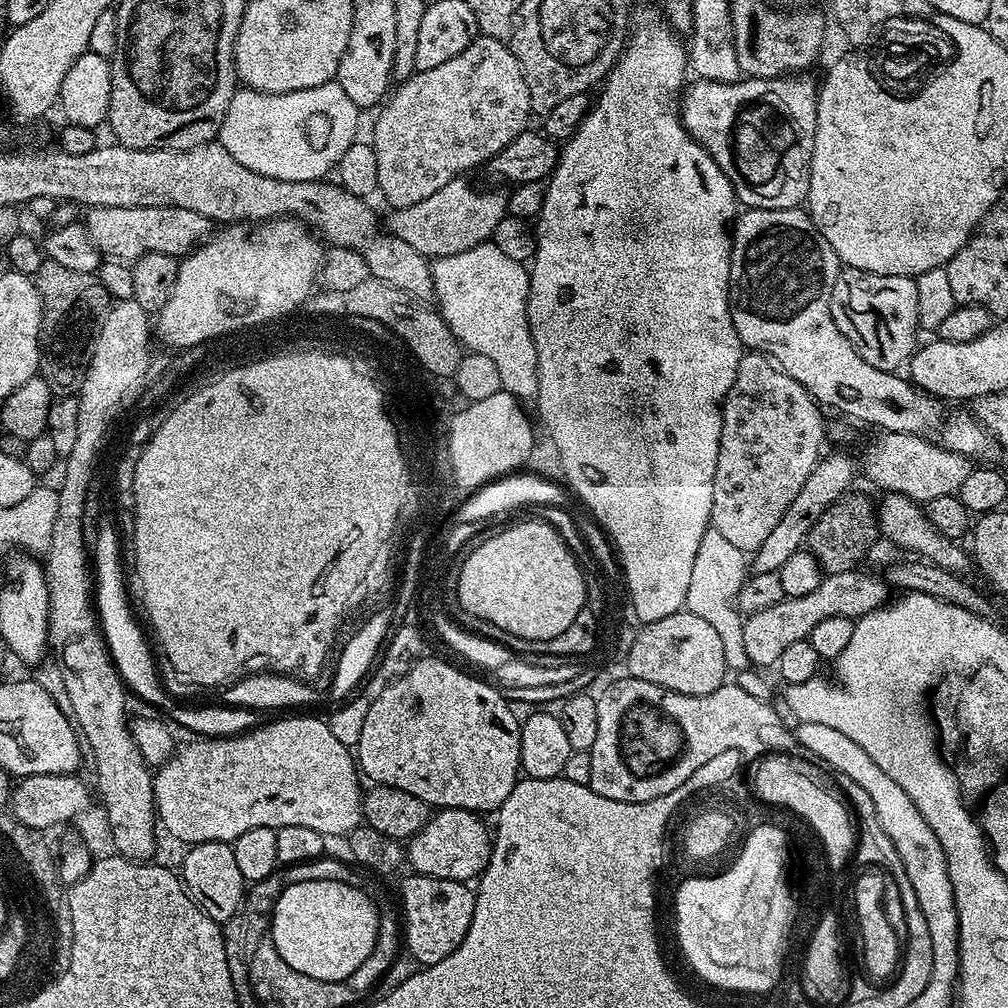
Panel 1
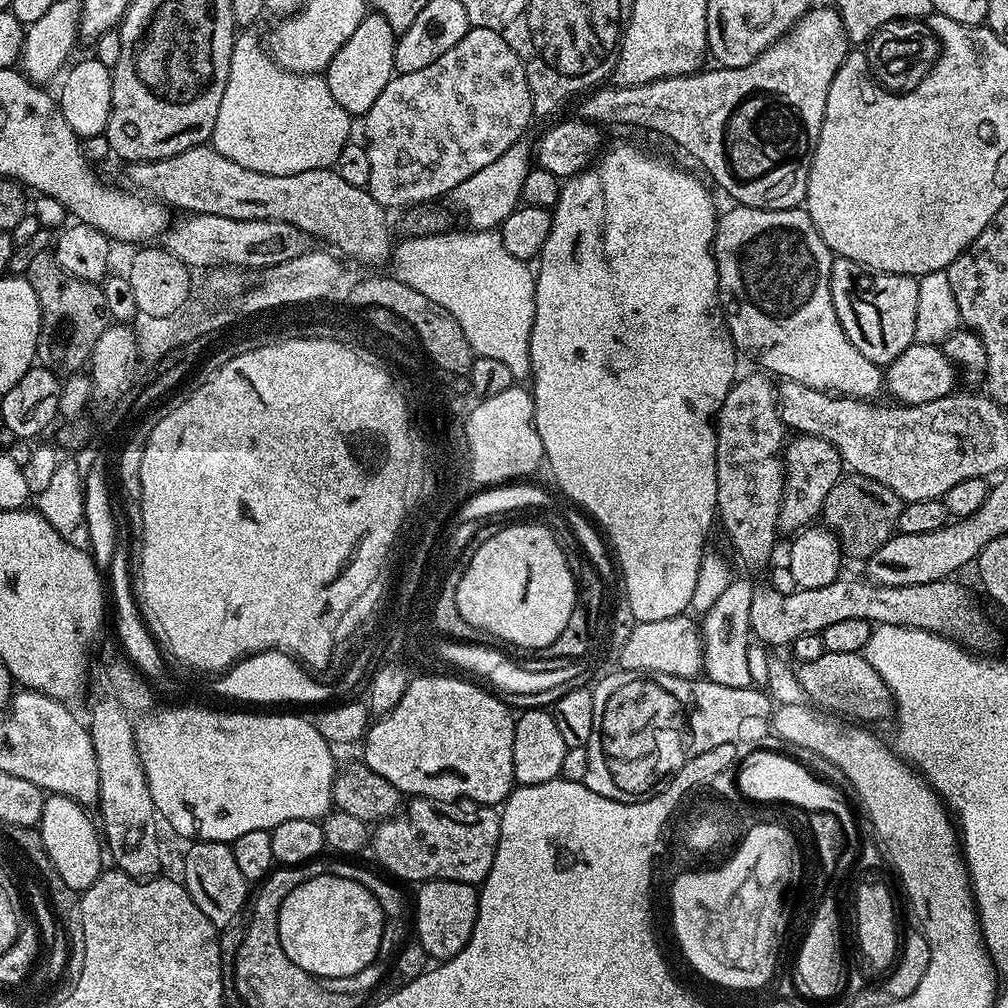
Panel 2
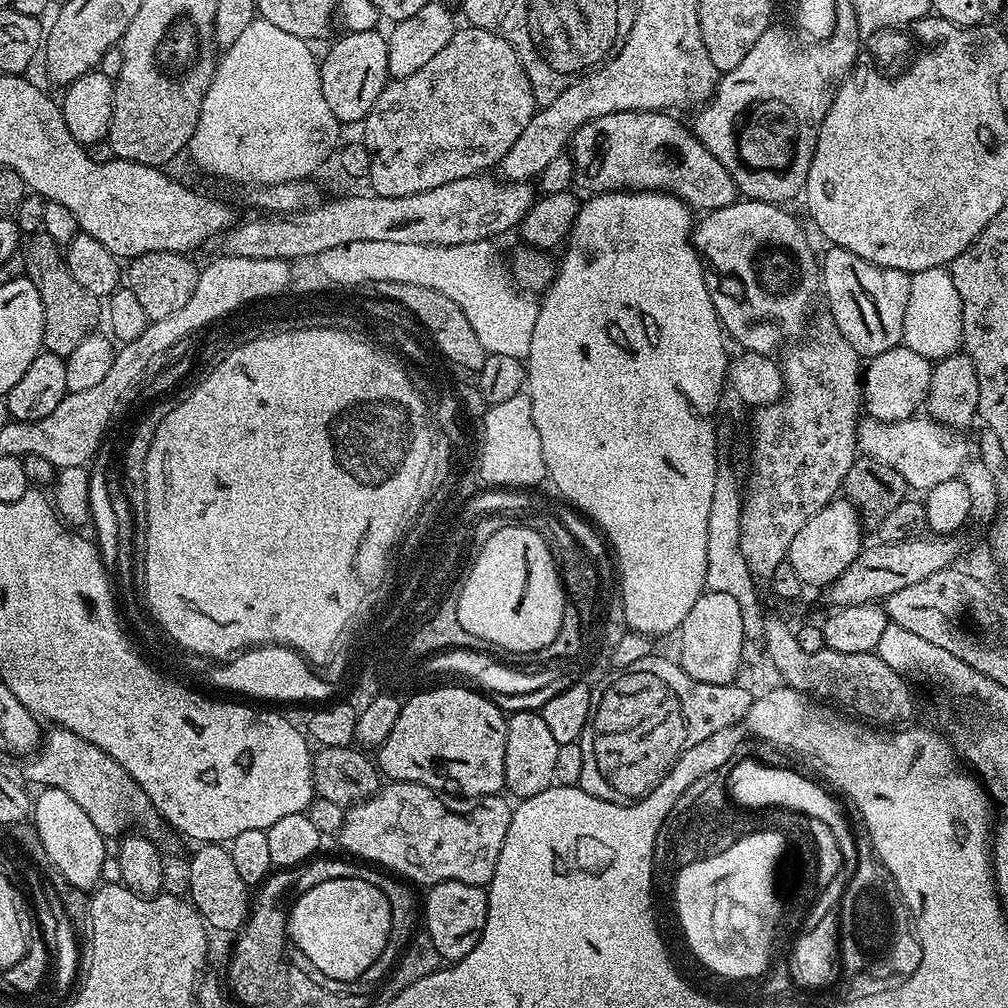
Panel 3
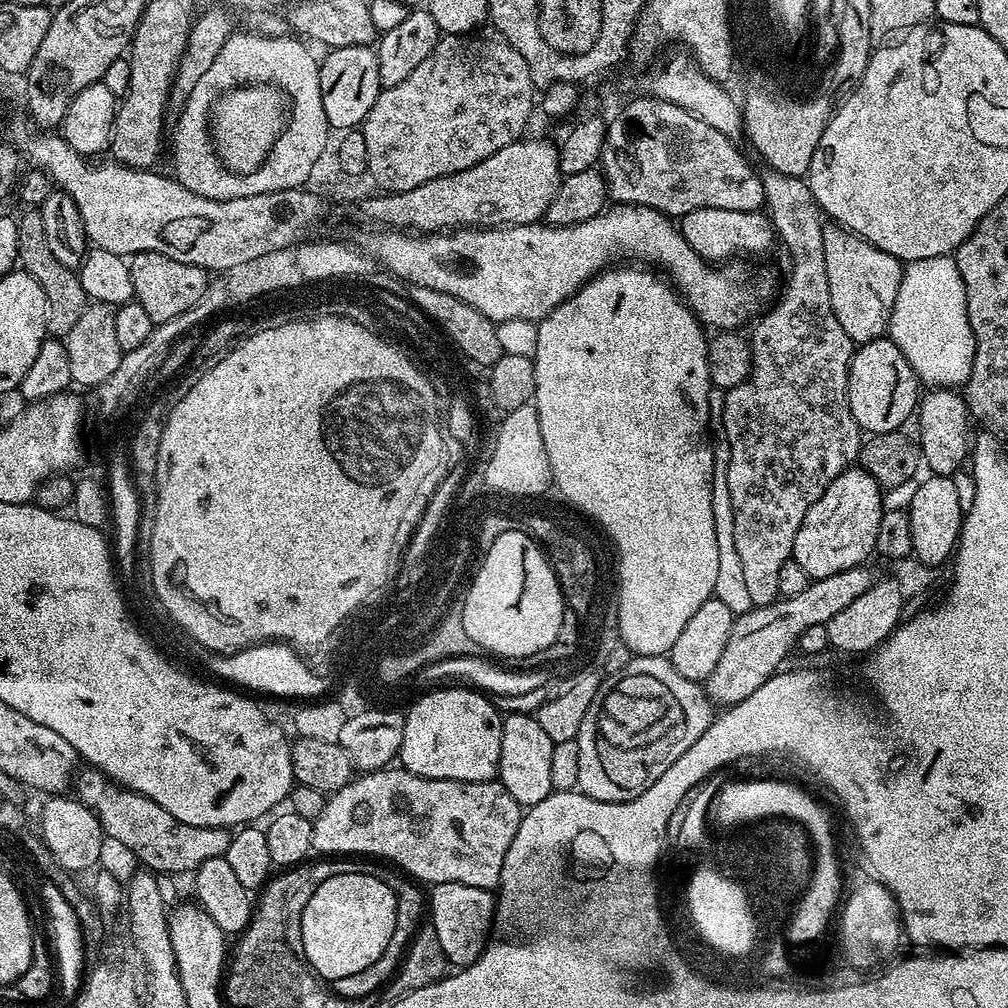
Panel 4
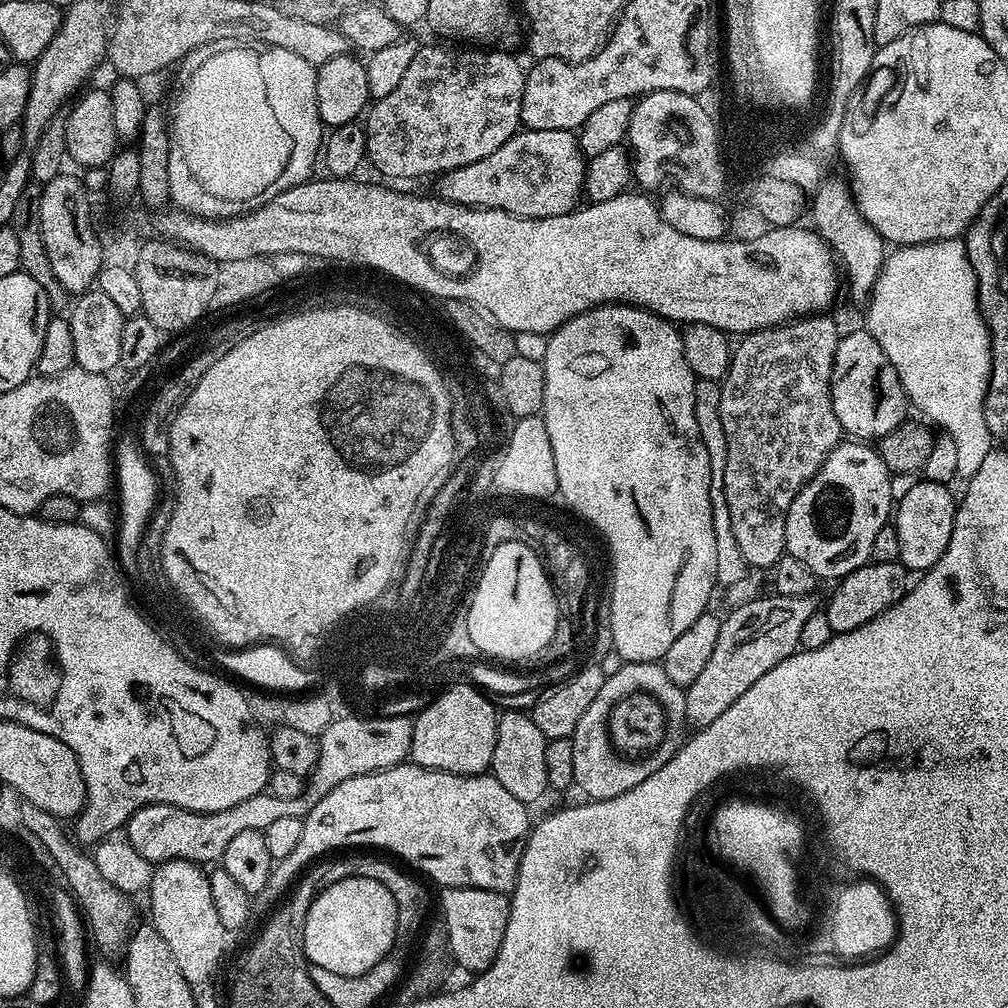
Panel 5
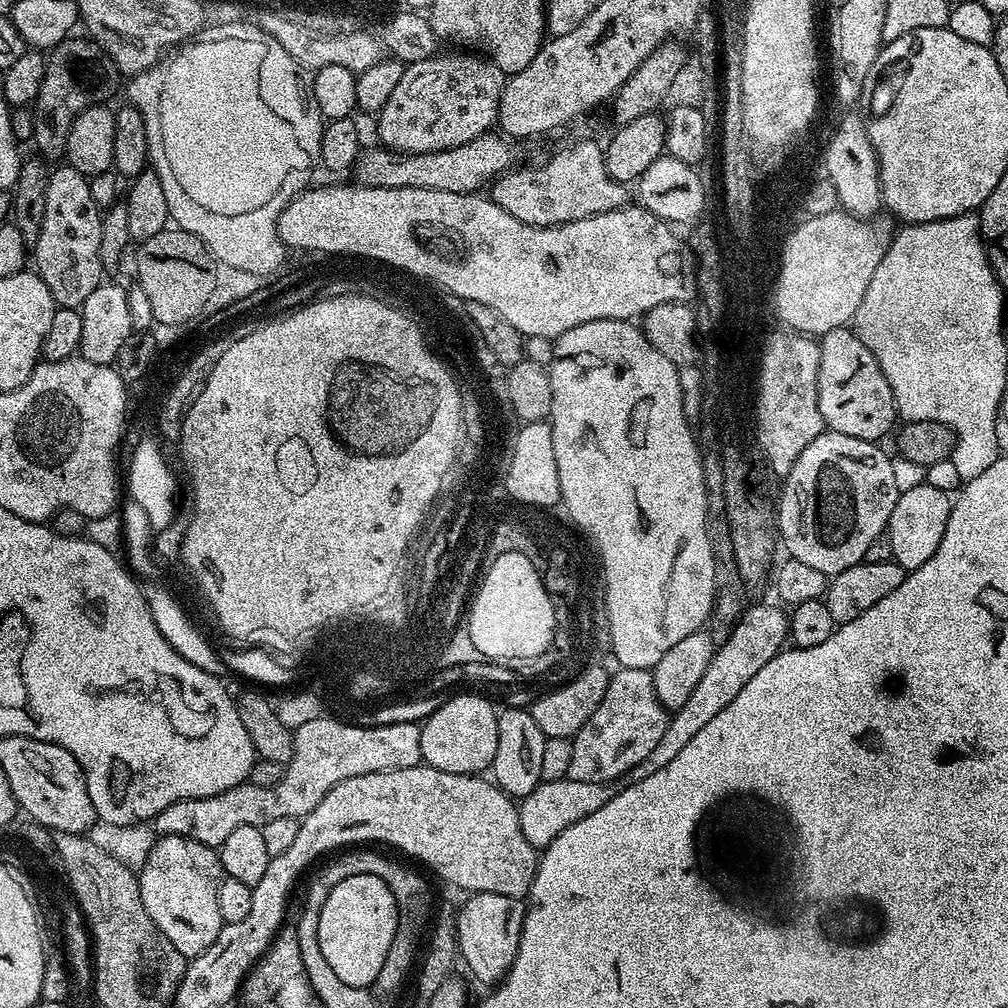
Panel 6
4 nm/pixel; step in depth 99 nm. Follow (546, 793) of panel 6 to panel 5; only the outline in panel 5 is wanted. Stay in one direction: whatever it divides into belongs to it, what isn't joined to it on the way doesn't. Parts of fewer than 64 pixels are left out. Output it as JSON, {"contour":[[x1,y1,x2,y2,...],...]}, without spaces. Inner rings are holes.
{"contour":[[769,594,742,603,721,619,717,646,710,661,685,689,686,714,691,727,705,728,728,710,767,670,799,649,803,625,818,611,817,597]]}

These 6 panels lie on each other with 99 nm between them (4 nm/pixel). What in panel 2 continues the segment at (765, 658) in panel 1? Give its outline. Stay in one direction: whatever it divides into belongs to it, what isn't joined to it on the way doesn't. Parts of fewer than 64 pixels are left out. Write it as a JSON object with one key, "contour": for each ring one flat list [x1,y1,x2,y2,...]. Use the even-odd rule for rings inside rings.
{"contour":[[837,578,830,582,830,586,818,586,817,588,801,588,794,594,778,594,771,586,753,587,752,601,750,602,750,626,751,635,756,636,769,649,791,646,794,638,802,638,802,634,823,634,826,626,834,626,834,622,846,622,846,618,858,618,867,620,875,626,906,626,918,628,927,632,937,632,939,636,947,636,949,640,955,640,961,645,972,650,988,650,988,647,996,640,996,632,988,625,988,620,976,609,972,596,960,584,955,584,955,579,932,580,928,584,915,584,914,586,882,586,874,584,867,578,861,580,844,580]]}

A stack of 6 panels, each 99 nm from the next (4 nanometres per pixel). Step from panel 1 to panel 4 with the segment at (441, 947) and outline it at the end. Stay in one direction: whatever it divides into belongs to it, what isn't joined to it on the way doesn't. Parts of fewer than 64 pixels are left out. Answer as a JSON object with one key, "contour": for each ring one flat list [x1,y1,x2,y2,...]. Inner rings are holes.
{"contour":[[462,882,438,884,431,892,430,922,438,934,438,942,445,951,449,965,474,963,484,953,484,947,492,935,492,921,496,919,496,896,487,888,466,886]]}

